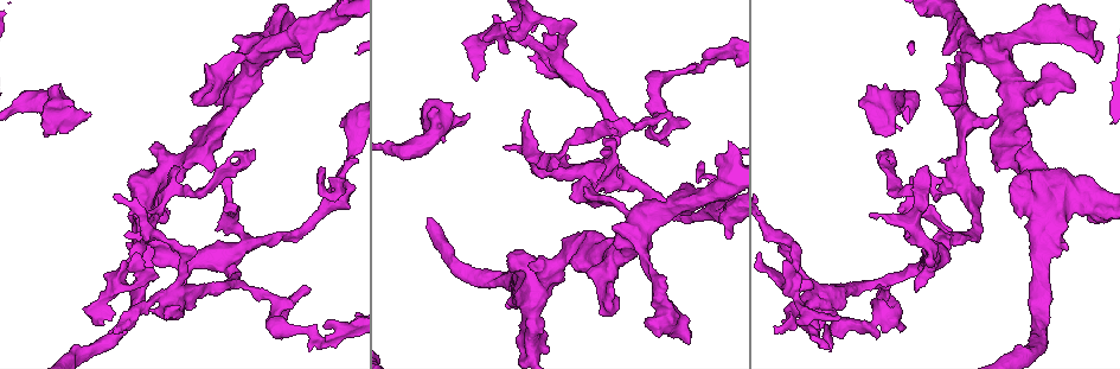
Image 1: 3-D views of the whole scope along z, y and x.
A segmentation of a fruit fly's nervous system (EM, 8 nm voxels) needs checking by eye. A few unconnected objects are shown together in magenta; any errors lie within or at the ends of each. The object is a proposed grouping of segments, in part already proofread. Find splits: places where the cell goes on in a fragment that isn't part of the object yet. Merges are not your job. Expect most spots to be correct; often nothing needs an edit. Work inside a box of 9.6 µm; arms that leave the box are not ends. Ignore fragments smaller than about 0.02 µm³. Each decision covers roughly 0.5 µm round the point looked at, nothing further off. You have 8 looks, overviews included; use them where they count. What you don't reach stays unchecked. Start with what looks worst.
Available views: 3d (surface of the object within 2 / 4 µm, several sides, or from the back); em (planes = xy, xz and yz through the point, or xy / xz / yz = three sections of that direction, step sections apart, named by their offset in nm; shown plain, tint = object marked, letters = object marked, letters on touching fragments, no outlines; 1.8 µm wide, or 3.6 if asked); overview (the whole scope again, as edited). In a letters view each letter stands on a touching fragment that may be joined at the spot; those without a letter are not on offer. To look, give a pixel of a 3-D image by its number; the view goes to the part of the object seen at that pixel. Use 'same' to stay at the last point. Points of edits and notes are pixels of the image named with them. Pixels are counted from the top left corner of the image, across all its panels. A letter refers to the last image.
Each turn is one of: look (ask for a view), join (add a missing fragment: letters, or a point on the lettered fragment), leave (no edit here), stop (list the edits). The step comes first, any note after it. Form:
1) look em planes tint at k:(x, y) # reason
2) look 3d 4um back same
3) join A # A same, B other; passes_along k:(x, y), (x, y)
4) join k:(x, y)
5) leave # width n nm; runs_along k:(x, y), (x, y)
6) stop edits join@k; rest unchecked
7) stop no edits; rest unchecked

look em planes letters at 1:(470, 114) # branch stops here

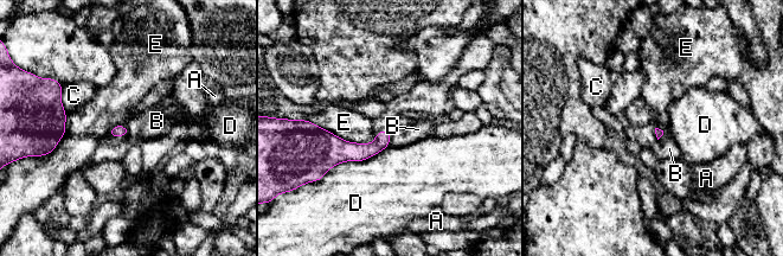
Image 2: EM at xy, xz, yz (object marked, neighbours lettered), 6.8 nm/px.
leave # A other, B other, C other, D other, E other; border 2:(392, 132), (389, 145); no lettered fragment goes on from it

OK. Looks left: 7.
look em xz step 4 tint at 1:(117, 329) # free end

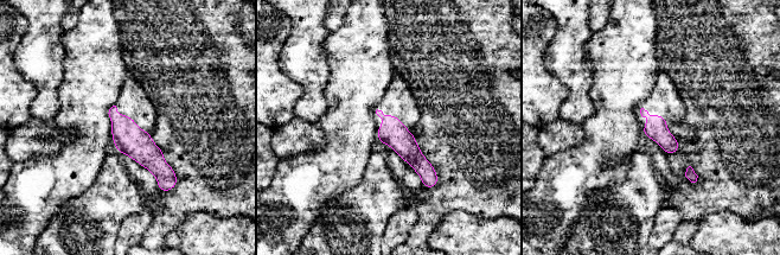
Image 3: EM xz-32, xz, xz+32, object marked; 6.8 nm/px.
look em planes letters same

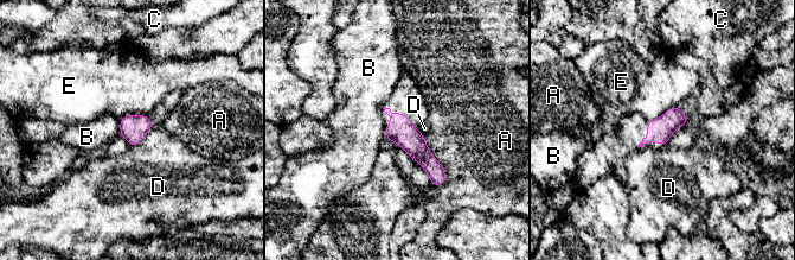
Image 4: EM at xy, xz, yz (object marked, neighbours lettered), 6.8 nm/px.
leave # width 170 nm; A other, B other, C other, D other, E other; border 4:(679, 103), (656, 118), (648, 120); none of them fits

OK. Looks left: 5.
look em planes letters at 1:(233, 280) # three-way junction

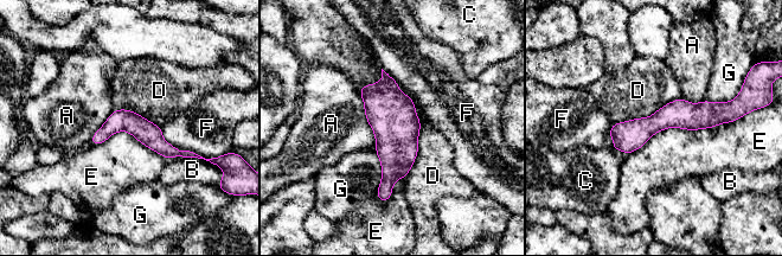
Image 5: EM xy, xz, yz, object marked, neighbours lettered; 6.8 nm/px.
leave # width 160 nm; A other, B other, C other, D other, E other, F other, G other; runs_along 5:(729, 117), (666, 116), (613, 134); no lettered fragment goes on from it

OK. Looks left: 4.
stop no edits; rest unchecked

